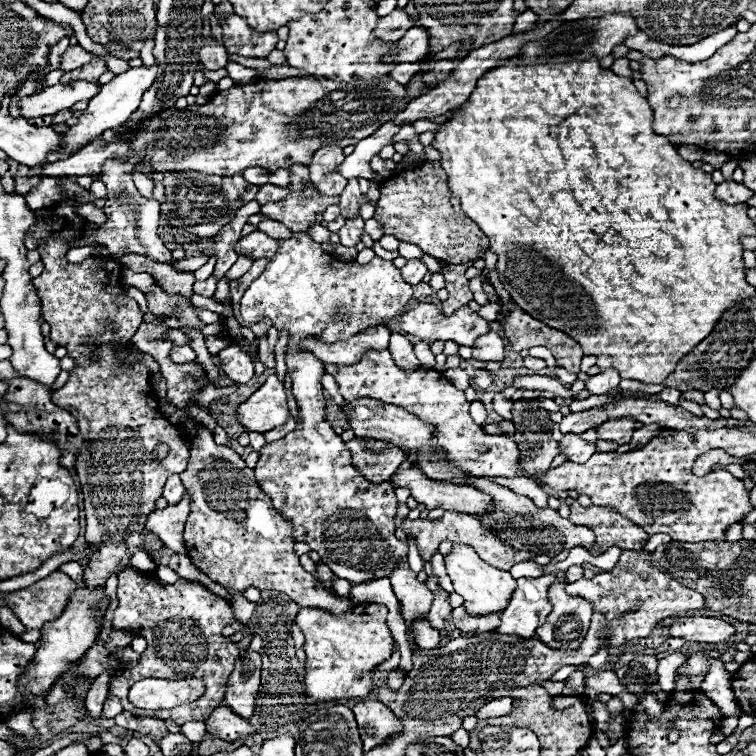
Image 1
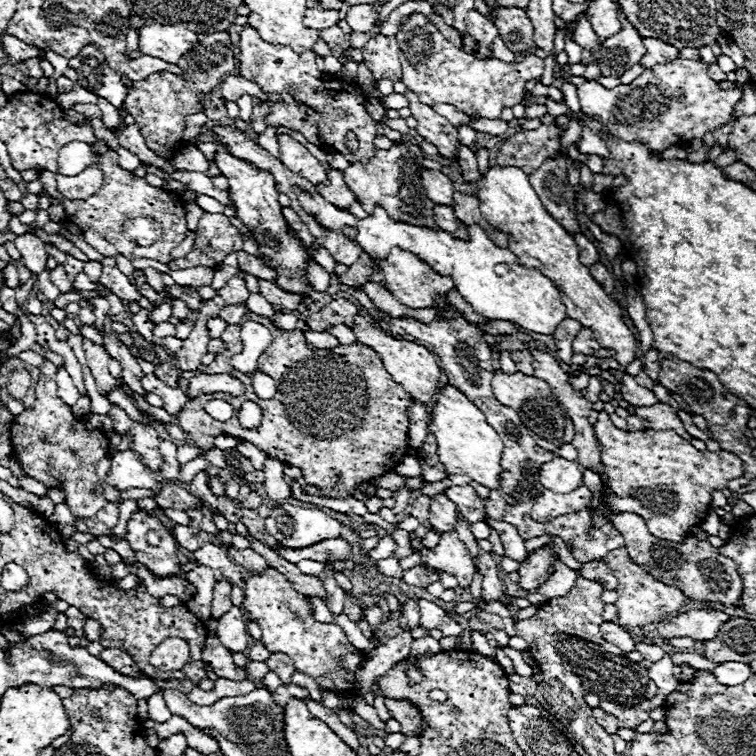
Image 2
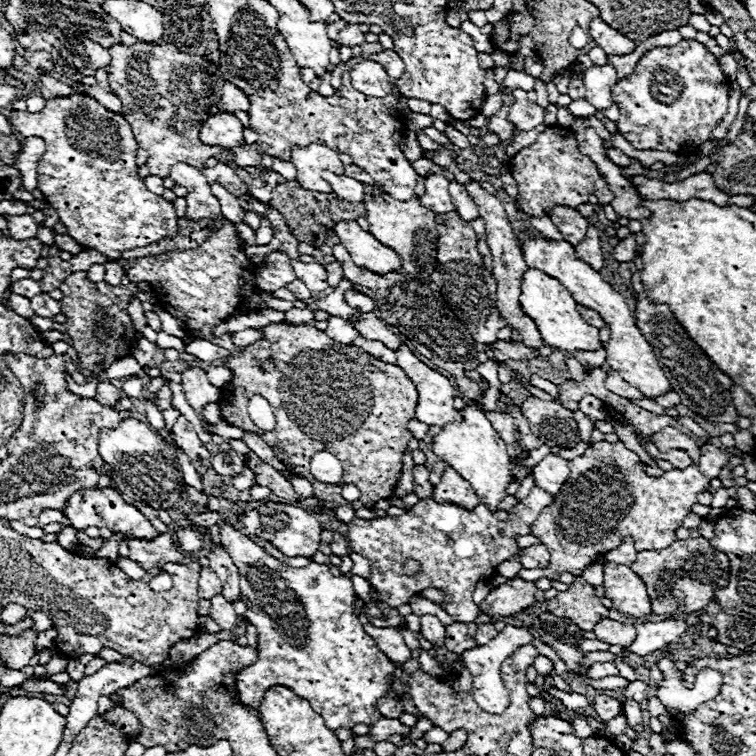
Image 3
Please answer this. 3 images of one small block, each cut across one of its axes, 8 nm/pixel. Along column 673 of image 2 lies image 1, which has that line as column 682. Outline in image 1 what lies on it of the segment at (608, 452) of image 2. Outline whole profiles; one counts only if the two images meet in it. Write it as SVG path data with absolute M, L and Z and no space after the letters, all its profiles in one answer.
M664 428L658 432L656 438L652 438L638 450L630 450L624 454L596 452L586 464L564 462L556 468L550 468L546 474L540 474L540 480L548 482L548 486L552 486L554 490L576 490L578 494L588 494L592 498L592 504L614 508L624 518L632 520L636 526L646 530L650 536L670 534L672 540L680 542L726 542L726 528L740 522L746 514L754 510L754 506L750 504L750 494L744 482L734 478L730 472L710 472L702 478L692 474L696 458L714 448L726 448L726 428L698 430L694 434Z

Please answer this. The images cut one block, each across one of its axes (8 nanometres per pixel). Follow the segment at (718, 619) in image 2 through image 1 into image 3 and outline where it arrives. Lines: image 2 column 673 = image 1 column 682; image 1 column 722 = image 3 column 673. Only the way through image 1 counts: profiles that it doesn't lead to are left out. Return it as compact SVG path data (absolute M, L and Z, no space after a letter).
M664 620L664 622L644 622L636 624L636 640L626 650L634 652L638 656L652 654L666 644L676 642L684 632L686 624L682 620Z

